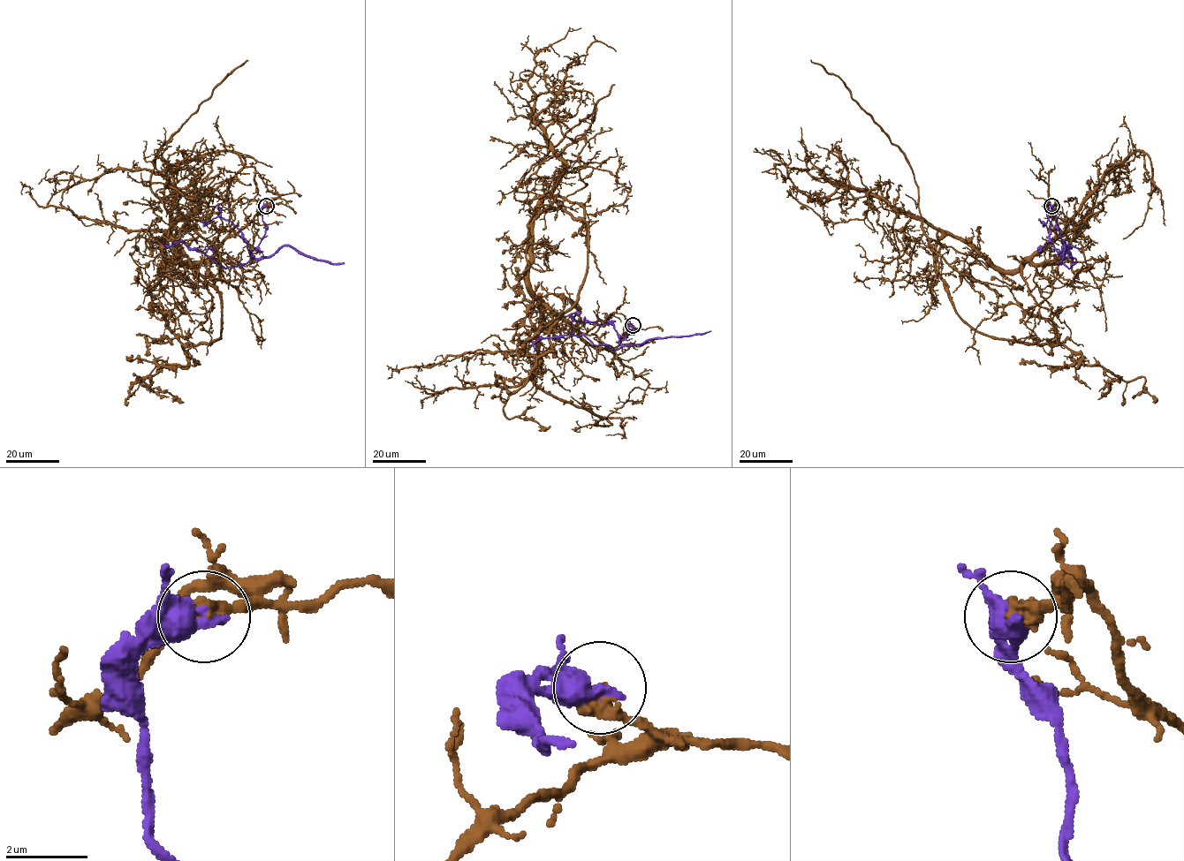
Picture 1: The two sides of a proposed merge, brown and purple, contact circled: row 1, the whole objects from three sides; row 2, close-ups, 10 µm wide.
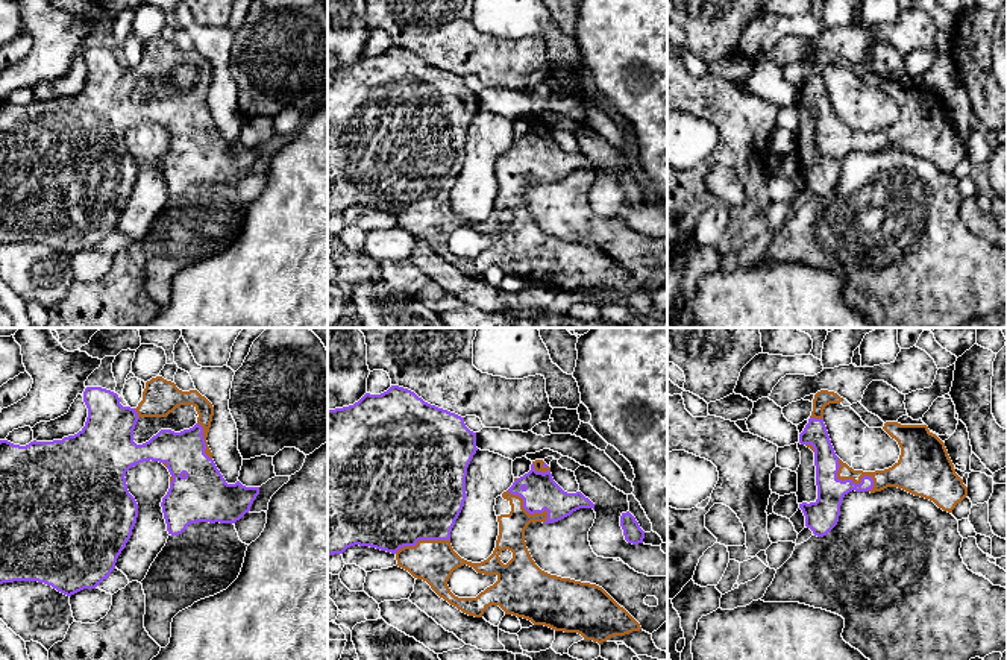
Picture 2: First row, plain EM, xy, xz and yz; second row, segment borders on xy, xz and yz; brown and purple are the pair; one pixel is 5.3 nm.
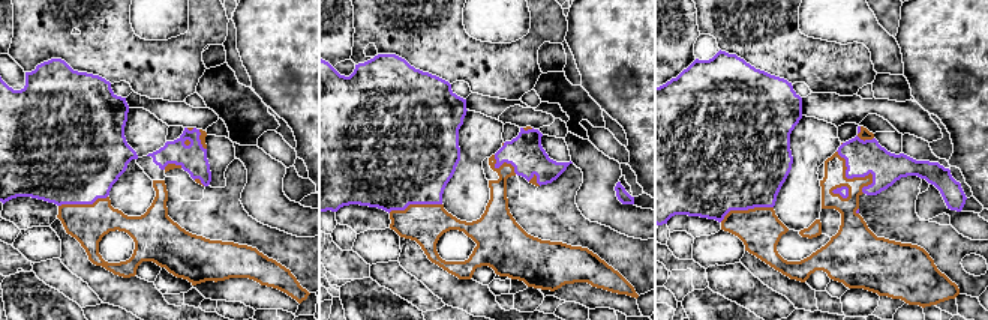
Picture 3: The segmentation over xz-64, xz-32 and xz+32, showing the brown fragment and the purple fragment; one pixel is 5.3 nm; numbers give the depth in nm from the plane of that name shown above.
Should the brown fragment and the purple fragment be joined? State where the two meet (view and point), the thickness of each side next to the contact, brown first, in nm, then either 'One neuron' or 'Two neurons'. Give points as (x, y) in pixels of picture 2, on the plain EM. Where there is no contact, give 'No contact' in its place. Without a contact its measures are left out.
Touches brown at yz (851, 138). Thickness 120 nm (brown) against 160 nm. Two neurons

